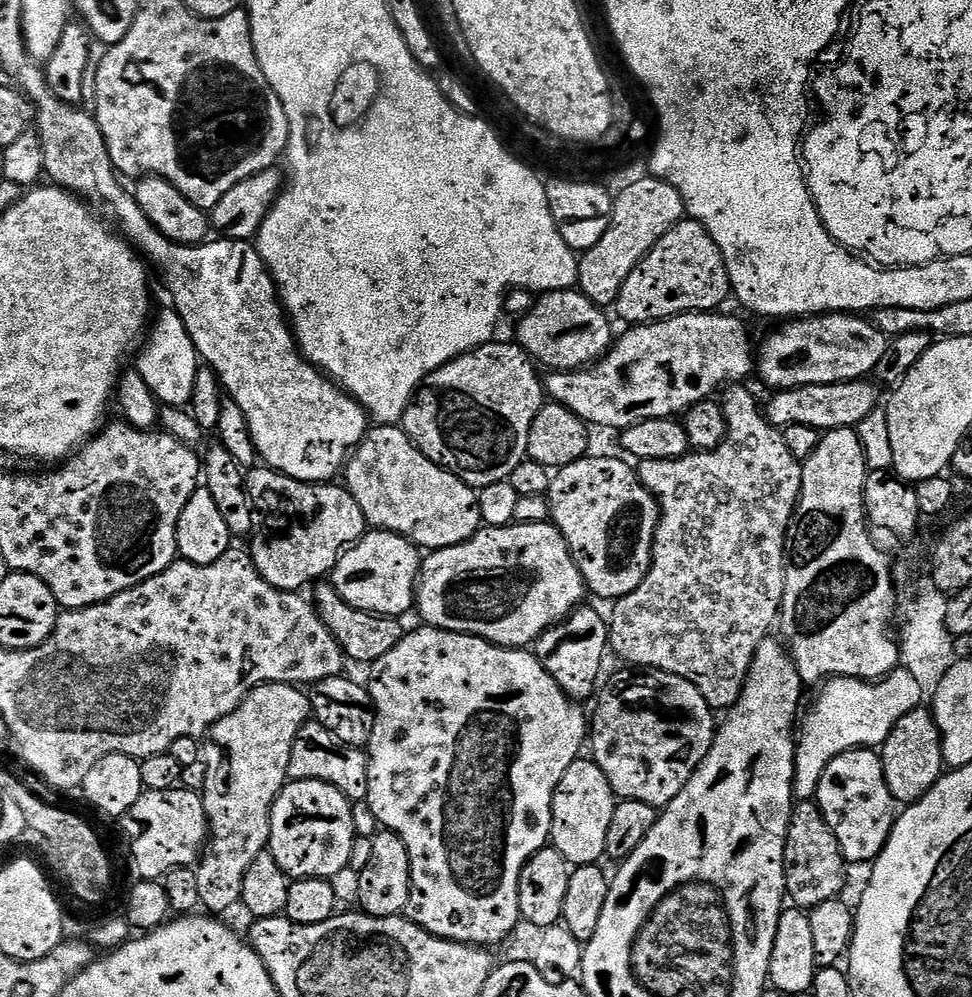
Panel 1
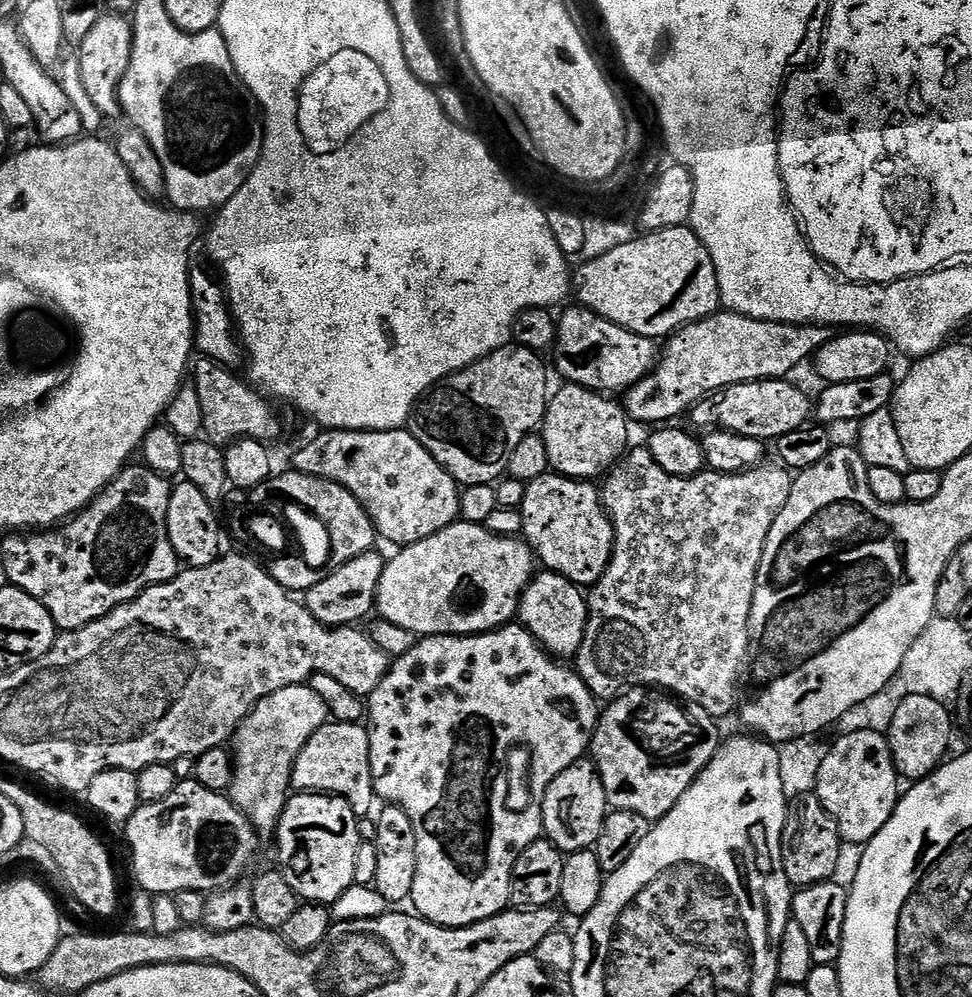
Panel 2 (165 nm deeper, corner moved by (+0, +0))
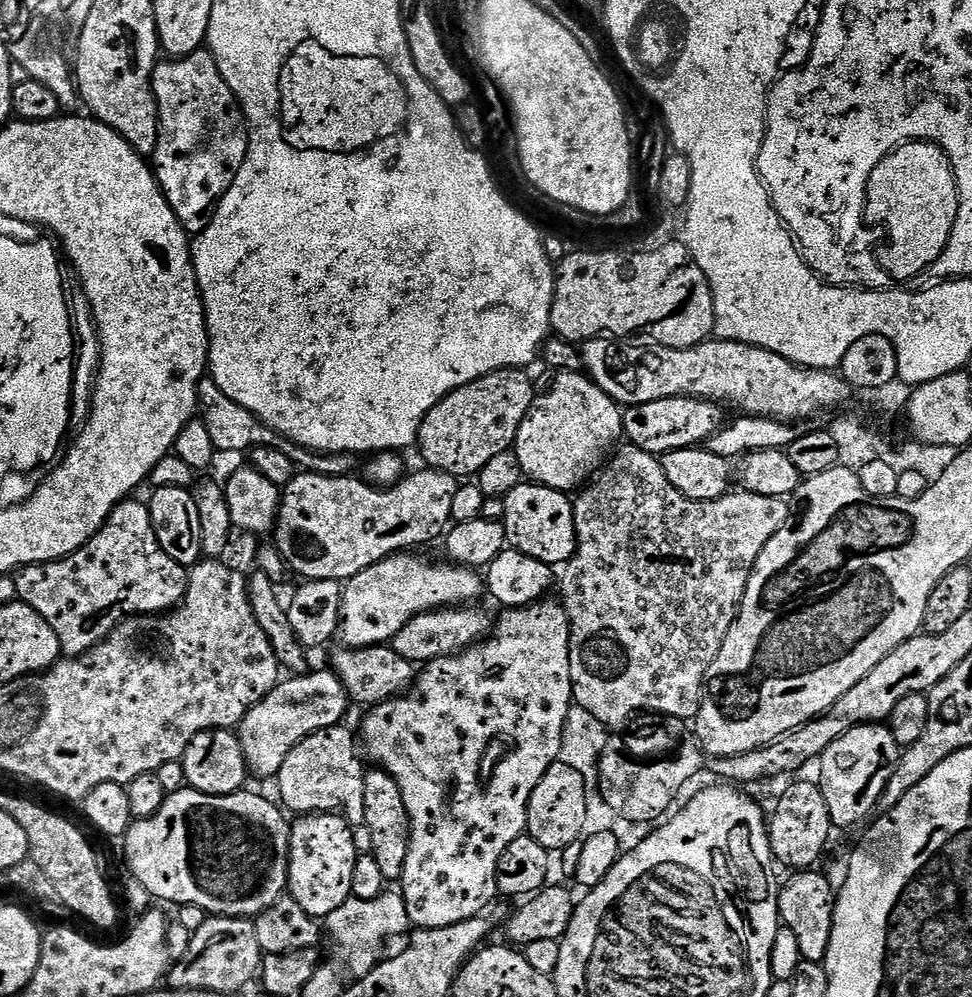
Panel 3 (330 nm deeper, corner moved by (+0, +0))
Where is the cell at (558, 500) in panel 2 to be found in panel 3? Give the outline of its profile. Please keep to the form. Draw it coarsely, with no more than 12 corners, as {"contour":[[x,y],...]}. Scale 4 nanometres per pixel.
{"contour":[[535,482],[503,499],[515,551],[543,564],[576,554],[573,501]]}

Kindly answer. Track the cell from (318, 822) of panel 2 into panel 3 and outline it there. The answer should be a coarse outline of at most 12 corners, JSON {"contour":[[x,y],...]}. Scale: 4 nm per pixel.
{"contour":[[340,814],[288,837],[288,892],[325,918],[352,896],[358,859]]}

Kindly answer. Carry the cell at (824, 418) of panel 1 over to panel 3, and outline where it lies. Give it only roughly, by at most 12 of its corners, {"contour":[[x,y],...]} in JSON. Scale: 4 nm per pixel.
{"contour":[[692,396],[633,404],[624,436],[657,458],[703,445],[725,409]]}

